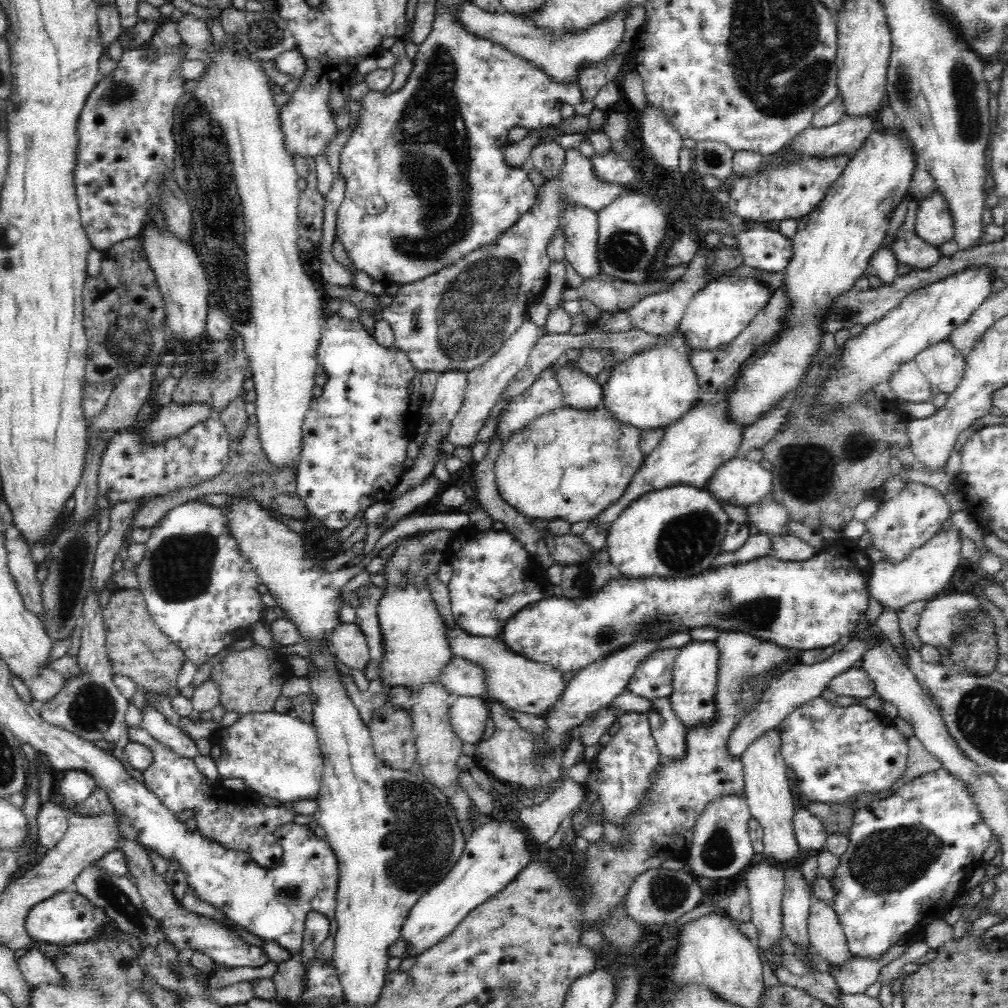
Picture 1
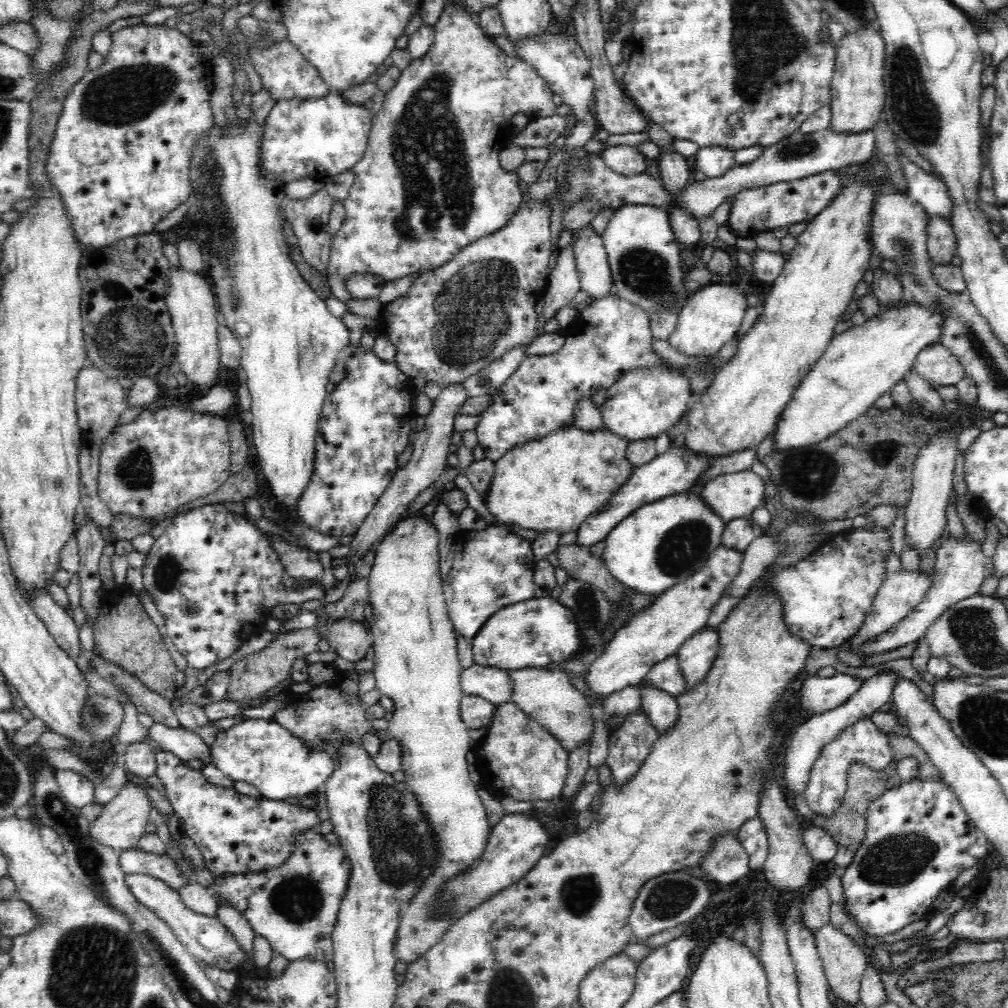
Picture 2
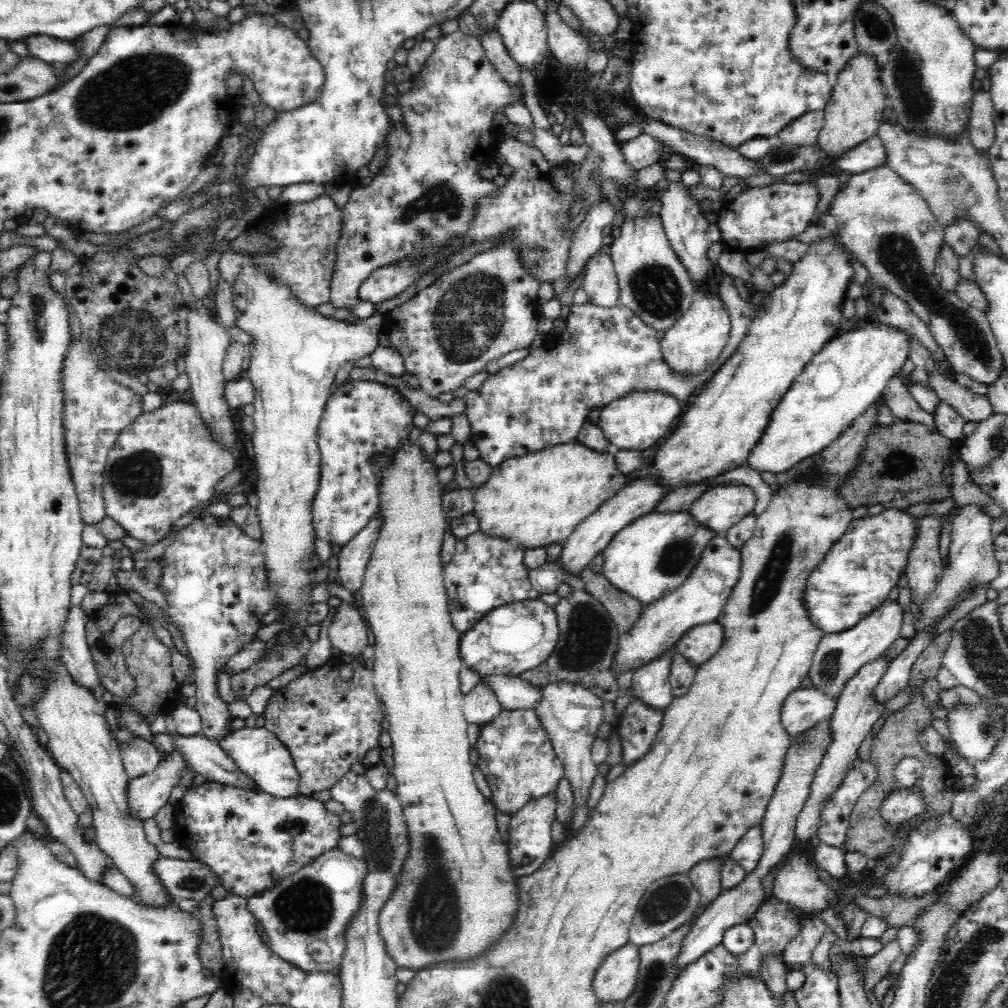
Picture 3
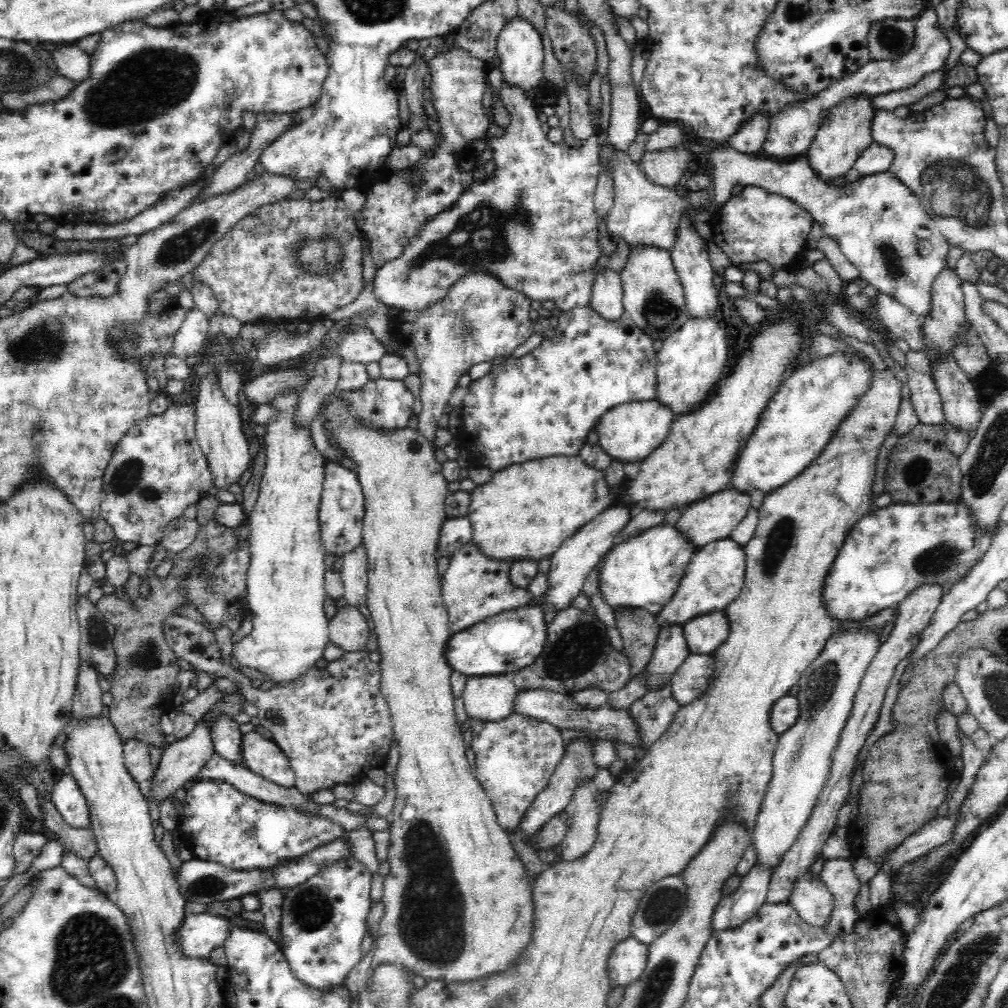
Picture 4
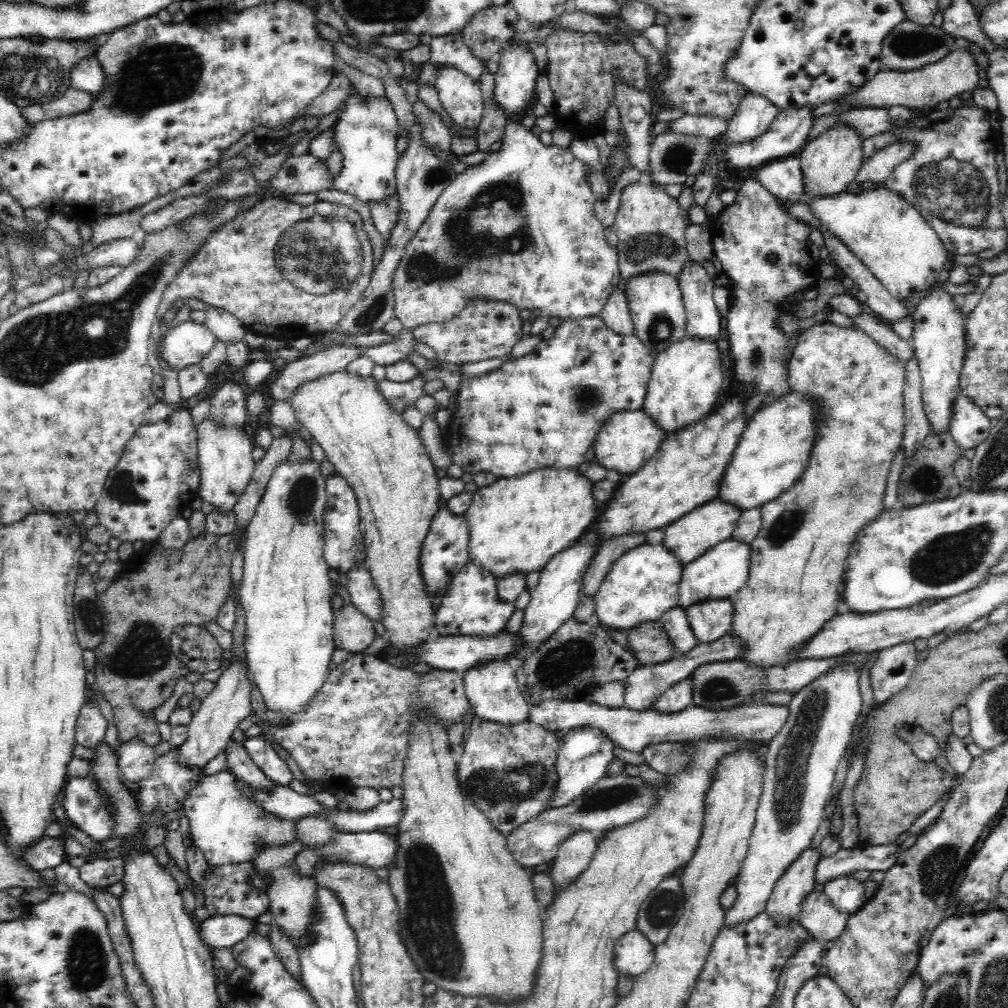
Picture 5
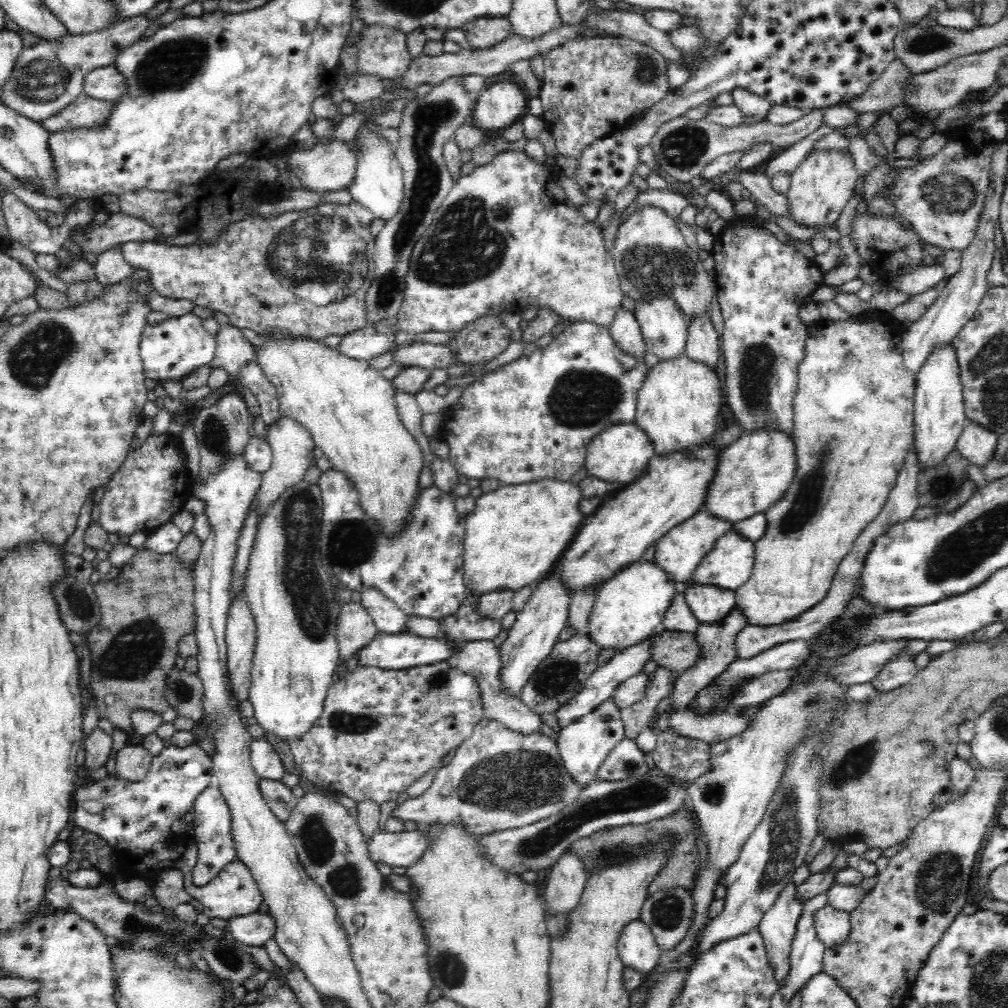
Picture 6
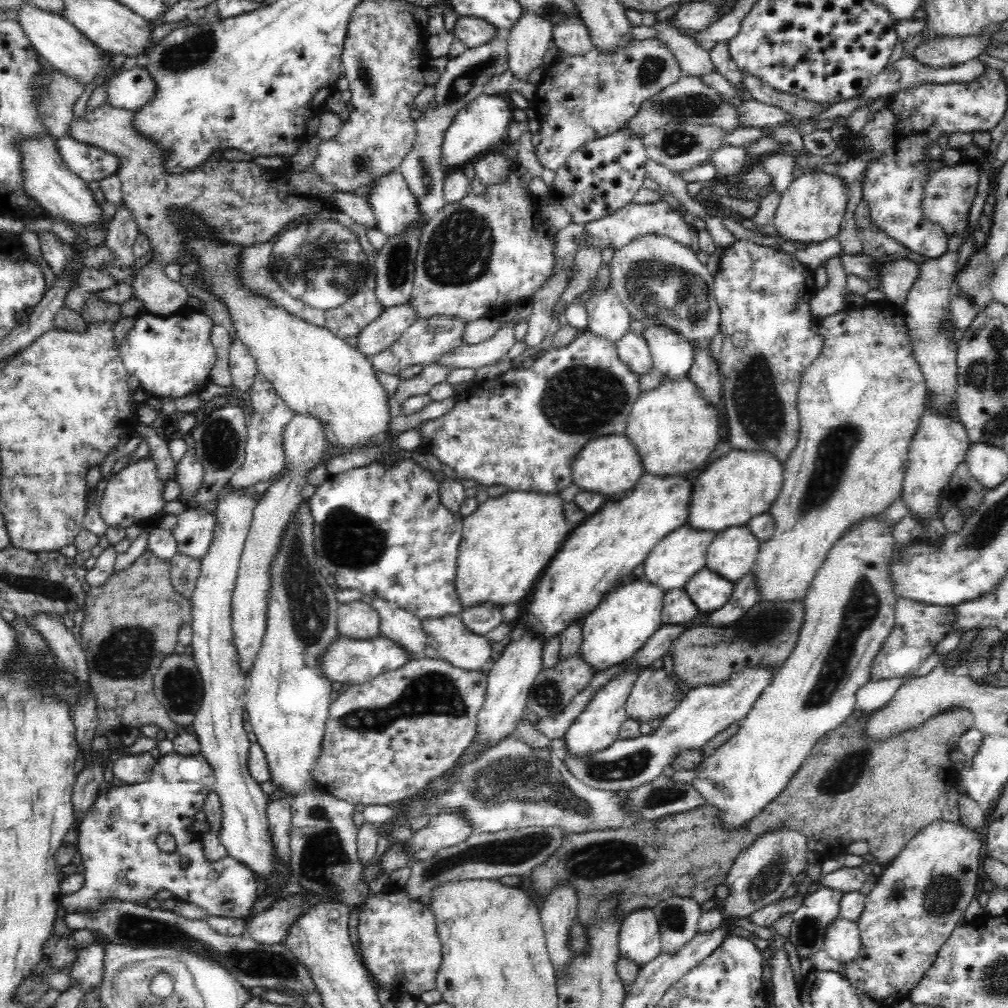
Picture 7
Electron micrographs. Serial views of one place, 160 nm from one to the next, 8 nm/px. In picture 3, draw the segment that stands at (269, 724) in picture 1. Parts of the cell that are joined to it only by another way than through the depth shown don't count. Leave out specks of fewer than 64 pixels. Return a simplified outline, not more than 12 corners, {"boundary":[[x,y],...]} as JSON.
{"boundary":[[266,727],[219,742],[260,791],[296,795],[290,751]]}

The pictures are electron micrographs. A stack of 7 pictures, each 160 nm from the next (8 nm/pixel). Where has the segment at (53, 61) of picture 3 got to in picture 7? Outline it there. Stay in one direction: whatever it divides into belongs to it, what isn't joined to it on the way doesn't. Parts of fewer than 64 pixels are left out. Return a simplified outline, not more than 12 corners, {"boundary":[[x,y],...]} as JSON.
{"boundary":[[144,67],[108,81],[113,108],[137,111],[156,96]]}

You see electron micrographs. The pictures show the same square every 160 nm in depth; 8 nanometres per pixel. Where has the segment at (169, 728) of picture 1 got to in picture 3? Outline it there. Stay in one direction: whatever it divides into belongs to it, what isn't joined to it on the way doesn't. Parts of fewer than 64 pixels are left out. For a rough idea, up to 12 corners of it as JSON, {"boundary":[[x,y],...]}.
{"boundary":[[174,735],[190,768],[206,781],[260,791],[216,741]]}

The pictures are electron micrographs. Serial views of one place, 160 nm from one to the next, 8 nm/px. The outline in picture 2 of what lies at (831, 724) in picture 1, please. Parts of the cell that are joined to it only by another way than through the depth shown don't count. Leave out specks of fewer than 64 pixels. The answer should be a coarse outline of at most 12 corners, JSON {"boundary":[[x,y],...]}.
{"boundary":[[870,717],[824,744],[805,786],[814,815],[841,807],[850,762],[884,770],[888,738]]}

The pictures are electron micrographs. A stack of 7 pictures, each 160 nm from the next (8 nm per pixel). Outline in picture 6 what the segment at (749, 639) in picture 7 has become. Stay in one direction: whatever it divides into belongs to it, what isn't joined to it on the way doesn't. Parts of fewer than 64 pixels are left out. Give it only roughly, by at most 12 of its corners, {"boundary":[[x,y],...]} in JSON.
{"boundary":[[660,629],[651,660],[677,674],[699,657],[696,633]]}

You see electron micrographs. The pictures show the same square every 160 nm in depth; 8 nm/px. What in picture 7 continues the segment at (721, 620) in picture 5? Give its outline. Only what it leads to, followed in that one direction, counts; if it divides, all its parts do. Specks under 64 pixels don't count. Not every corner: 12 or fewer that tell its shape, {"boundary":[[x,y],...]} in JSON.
{"boundary":[[704,566],[685,587],[701,612],[728,602],[734,583]]}

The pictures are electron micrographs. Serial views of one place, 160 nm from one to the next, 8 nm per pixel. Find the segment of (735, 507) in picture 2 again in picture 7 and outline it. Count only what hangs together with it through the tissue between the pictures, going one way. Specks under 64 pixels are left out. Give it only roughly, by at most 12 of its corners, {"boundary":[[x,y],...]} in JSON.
{"boundary":[[683,524],[643,560],[664,592],[685,589],[707,559],[714,531]]}

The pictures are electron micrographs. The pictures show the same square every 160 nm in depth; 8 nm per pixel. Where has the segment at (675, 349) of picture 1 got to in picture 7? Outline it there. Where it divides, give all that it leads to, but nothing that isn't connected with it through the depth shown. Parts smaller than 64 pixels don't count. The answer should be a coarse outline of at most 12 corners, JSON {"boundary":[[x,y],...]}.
{"boundary":[[627,436],[588,441],[572,460],[580,491],[625,494],[643,476]]}

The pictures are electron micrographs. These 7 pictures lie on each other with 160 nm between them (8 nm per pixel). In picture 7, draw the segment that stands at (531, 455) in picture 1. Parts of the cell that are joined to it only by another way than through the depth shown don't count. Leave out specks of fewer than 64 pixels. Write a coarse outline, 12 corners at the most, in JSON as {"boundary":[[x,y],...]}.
{"boundary":[[557,493],[463,517],[462,610],[522,605],[568,538]]}

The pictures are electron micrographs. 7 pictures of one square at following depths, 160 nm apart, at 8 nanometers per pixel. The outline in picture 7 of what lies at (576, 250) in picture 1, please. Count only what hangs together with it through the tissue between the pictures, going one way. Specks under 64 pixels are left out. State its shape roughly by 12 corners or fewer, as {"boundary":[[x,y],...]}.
{"boundary":[[629,330],[617,342],[619,359],[638,375],[653,368],[644,337]]}

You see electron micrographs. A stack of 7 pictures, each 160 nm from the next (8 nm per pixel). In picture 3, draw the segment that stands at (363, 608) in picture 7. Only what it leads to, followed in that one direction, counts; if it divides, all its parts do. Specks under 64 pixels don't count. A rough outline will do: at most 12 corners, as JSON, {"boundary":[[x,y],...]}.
{"boundary":[[339,601],[327,628],[334,648],[358,657],[371,643],[356,606]]}

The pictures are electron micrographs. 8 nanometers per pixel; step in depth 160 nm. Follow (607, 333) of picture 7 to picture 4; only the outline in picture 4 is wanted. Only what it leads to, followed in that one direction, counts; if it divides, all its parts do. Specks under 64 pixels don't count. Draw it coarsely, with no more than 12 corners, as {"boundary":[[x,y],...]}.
{"boundary":[[510,113],[473,179],[373,292],[423,311],[488,272],[554,313],[590,307],[601,172],[595,132],[550,143]]}

